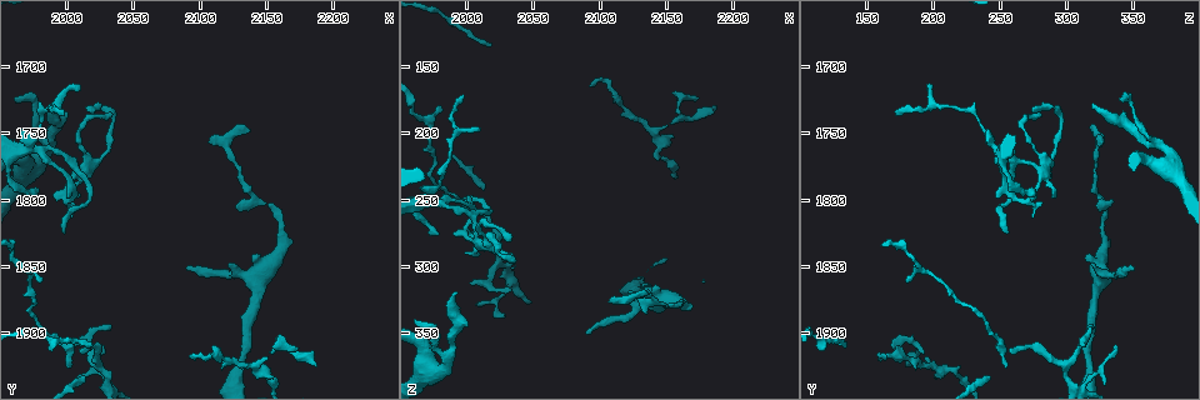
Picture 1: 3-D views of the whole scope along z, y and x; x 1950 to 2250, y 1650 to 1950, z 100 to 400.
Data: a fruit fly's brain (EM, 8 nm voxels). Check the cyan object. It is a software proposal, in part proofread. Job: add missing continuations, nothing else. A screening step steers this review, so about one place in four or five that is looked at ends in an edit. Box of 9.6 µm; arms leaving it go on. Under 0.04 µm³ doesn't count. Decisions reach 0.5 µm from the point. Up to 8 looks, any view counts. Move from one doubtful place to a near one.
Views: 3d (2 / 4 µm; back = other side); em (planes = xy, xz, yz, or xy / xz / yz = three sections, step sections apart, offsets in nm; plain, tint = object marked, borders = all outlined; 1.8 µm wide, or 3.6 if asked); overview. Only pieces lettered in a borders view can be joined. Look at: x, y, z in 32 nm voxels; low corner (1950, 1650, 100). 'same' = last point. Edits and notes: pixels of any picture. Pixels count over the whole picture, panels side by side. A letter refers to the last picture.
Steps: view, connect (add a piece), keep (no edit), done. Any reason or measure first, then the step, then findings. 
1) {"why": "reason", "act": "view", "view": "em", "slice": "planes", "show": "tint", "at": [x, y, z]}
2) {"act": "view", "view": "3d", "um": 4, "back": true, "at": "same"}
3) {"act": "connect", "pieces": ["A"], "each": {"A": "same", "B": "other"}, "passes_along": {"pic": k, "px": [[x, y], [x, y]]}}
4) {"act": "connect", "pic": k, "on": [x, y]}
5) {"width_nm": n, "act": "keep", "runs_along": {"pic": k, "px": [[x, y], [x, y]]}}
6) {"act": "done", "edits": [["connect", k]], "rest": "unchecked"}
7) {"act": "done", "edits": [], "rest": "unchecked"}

{"why": "an open end", "act": "view", "view": "em", "slice": "planes", "show": "borders", "at": [1992, 1726, 320]}

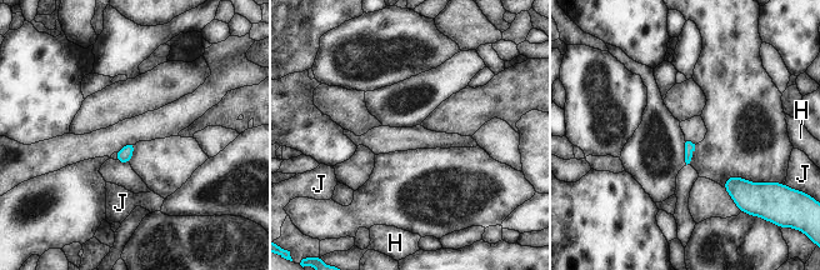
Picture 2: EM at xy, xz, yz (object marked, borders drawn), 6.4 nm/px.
{"act": "keep", "each": {"H": "other", "J": "other"}, "found": "no lettered piece goes on from it"}

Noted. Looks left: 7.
{"why": "thin end", "act": "view", "view": "em", "slice": "planes", "show": "borders", "at": [2138, 1748, 318]}

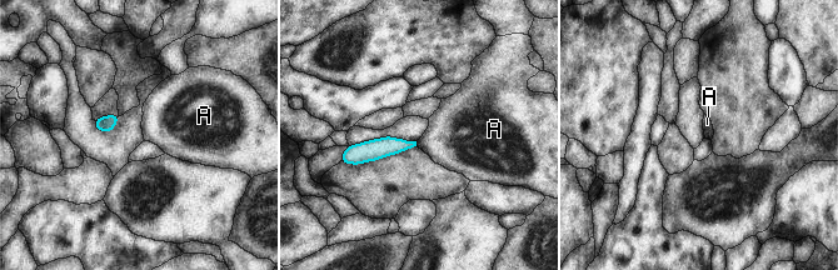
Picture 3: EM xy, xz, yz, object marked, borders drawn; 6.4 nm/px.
{"longest_contact_nm": ["A", 30], "act": "keep", "each": {"A": "other"}, "runs_along": {"pic": 3, "px": [[410, 144], [347, 153]]}, "found": "none of them fits"}

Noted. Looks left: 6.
{"why": "an open end", "act": "view", "view": "em", "slice": "planes", "show": "borders", "at": [2090, 1850, 350]}

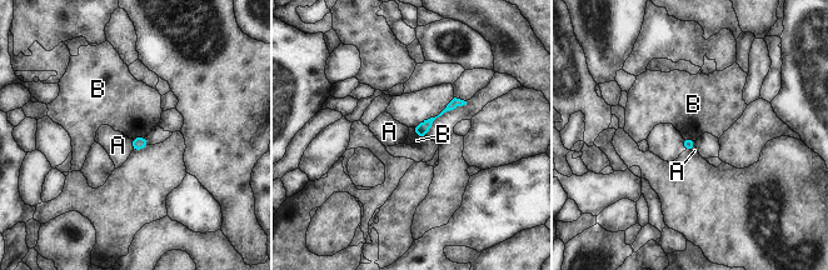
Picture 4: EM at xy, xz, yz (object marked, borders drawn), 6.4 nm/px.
{"longest_contact_nm": ["B", 100], "act": "keep", "each": {"A": "other", "B": "other"}, "found": "no lettered piece goes on from it"}

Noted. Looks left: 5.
{"act": "done", "edits": [], "rest": "unchecked"}

